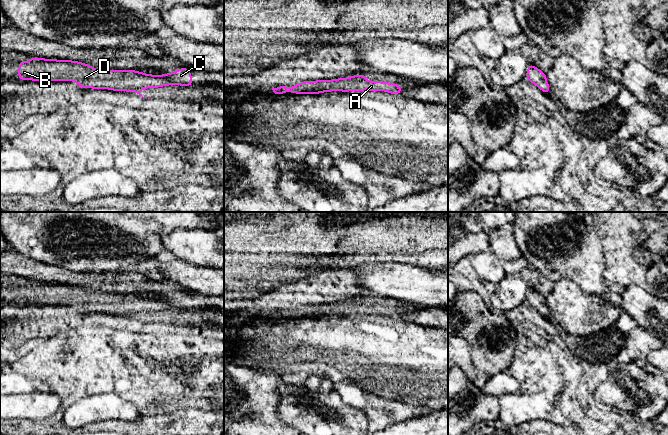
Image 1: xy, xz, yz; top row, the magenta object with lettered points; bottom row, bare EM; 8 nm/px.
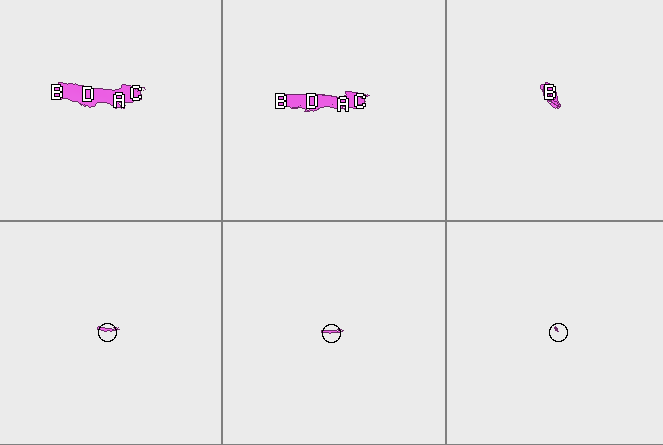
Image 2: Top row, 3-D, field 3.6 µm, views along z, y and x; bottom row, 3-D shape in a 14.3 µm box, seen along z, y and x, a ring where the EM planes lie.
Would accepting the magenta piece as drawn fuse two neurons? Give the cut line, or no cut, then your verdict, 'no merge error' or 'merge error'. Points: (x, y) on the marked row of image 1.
no cut; no merge error

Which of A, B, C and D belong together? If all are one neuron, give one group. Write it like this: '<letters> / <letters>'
A B C D

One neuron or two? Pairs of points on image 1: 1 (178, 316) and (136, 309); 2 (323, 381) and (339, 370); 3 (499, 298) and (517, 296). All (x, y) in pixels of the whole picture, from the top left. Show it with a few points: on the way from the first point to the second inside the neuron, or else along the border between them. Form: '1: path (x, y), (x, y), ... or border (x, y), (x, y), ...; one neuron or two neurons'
1: path (168, 310), (146, 309); one neuron
2: border (310, 374), (326, 375), (333, 383); two neurons
3: path (503, 298), (513, 296); one neuron

